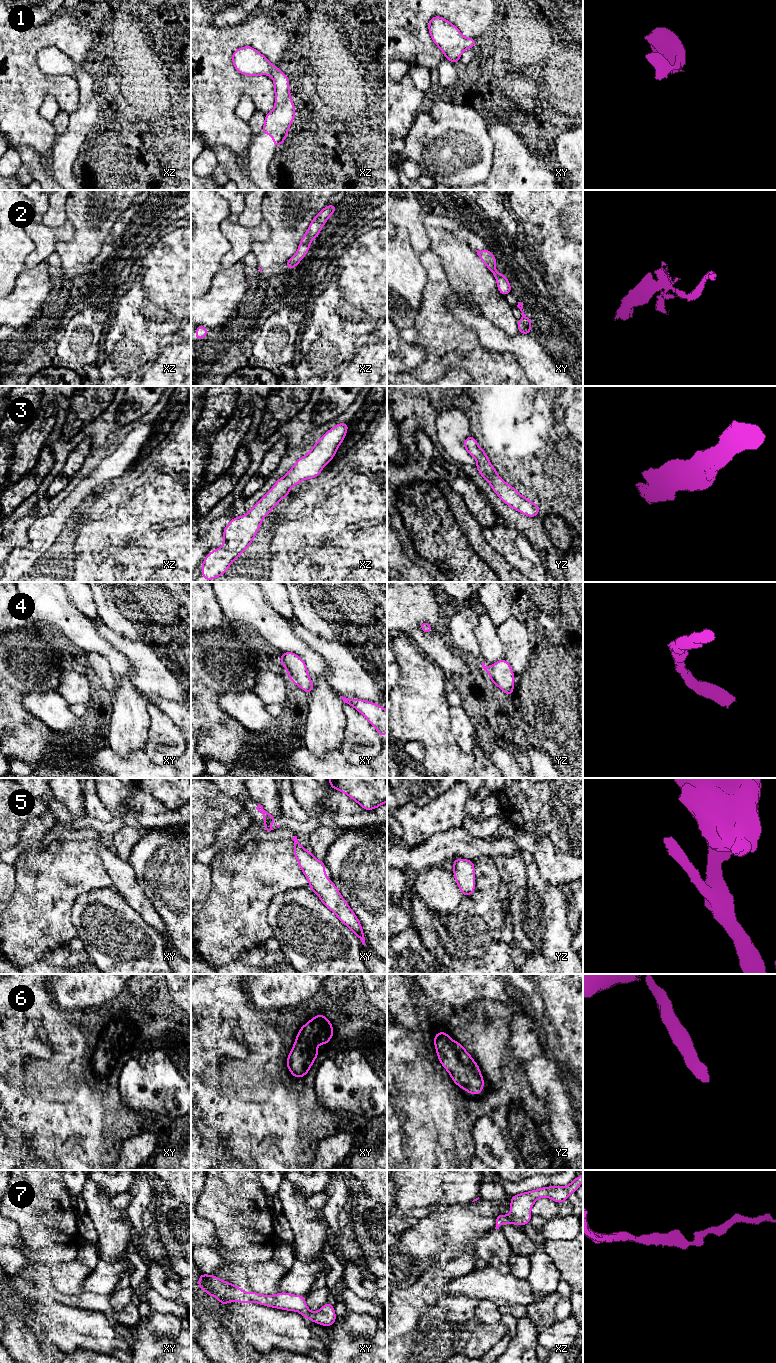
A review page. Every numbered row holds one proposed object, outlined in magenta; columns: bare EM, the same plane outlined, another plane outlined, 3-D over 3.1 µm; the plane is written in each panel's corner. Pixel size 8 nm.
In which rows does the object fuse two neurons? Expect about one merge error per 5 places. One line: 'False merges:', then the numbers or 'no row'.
False merges: no row

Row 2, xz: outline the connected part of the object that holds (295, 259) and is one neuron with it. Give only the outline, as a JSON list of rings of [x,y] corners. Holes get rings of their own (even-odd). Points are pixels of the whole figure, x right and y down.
[[[327,205],[313,218],[307,232],[301,239],[297,253],[286,262],[289,270],[297,266],[301,259],[306,256],[312,240],[319,235],[328,218],[335,212],[337,205]]]

